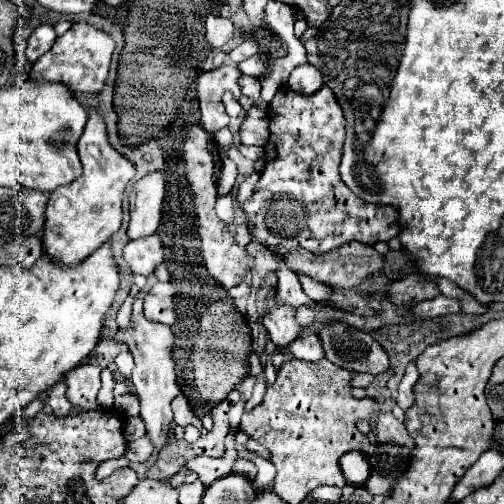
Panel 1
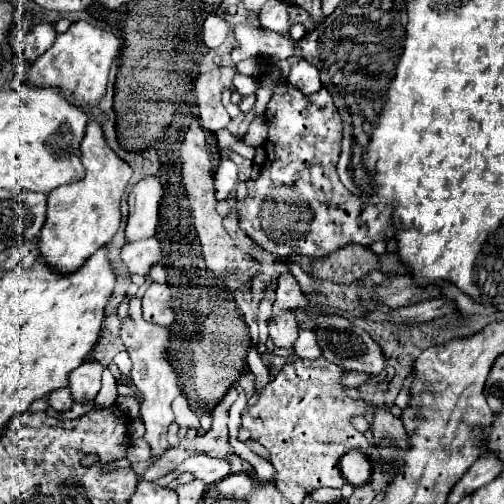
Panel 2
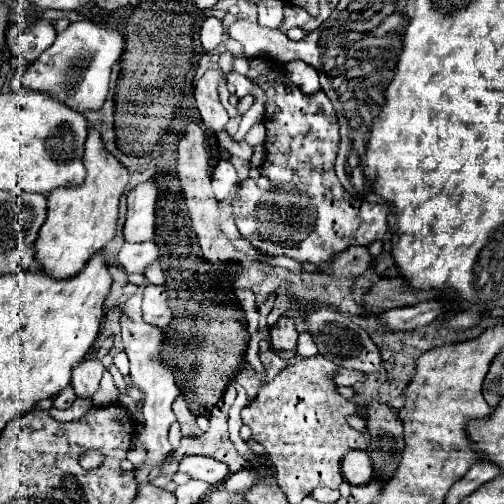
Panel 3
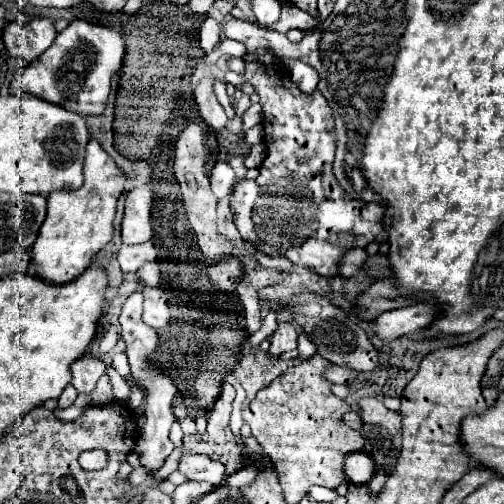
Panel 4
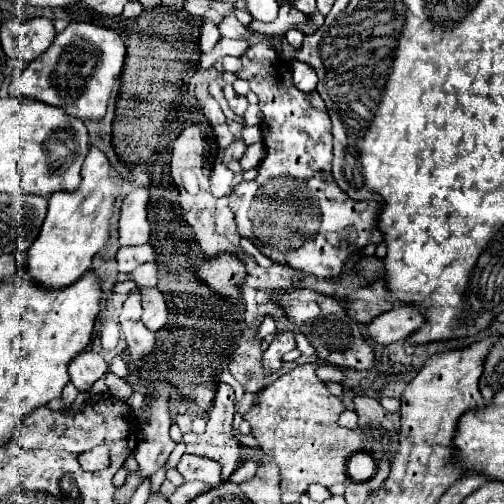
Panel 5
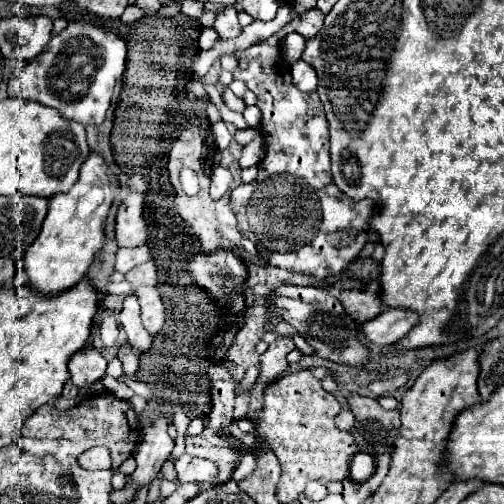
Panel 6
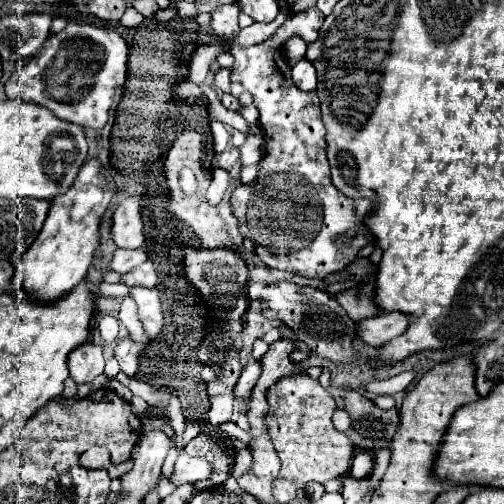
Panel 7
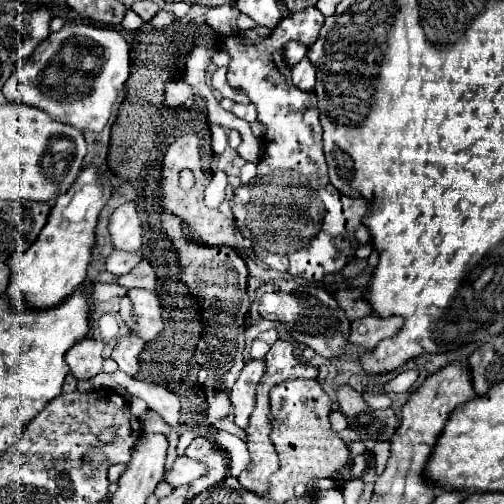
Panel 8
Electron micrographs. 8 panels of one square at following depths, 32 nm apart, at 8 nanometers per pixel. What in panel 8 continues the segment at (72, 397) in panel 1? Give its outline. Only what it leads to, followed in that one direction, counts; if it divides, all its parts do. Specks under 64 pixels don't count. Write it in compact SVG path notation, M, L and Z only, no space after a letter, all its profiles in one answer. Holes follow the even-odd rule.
M86 336L84 340L80 340L68 354L66 354L66 364L70 366L70 372L76 380L90 380L96 374L102 372L102 350L104 350L104 342L94 340L90 336Z

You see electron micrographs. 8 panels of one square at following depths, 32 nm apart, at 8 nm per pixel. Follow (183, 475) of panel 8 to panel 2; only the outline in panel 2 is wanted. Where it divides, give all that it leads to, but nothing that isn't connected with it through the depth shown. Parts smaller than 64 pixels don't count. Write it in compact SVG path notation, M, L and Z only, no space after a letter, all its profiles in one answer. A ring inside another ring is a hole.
M194 455L182 462L176 472L170 474L171 480L182 473L189 472L206 484L214 484L220 478L231 474L230 460L210 458L207 455Z

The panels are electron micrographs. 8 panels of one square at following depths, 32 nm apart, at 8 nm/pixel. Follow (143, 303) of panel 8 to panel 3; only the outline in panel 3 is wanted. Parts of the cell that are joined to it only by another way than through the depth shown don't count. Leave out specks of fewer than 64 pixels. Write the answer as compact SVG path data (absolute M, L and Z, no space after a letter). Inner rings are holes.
M146 286L144 290L144 320L158 328L166 328L173 319L168 306L168 288L166 286Z

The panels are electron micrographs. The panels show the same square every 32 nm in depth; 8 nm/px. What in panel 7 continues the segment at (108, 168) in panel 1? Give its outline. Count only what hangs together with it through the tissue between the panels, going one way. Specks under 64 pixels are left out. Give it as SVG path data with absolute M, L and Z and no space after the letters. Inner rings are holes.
M90 158L80 168L76 184L50 202L48 218L34 244L24 254L10 260L14 266L10 290L22 290L36 300L52 302L78 286L86 278L94 252L100 246L100 222L114 194L116 186L104 176L104 166L98 158Z

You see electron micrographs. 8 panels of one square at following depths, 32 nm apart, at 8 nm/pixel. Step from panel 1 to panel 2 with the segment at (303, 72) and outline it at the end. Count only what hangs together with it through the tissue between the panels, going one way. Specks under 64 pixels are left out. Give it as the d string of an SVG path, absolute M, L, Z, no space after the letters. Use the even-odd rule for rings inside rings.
M308 62L294 64L292 66L292 72L290 72L290 84L296 90L304 92L304 94L314 94L314 92L318 92L322 88L320 72L318 72L318 68L314 68Z

